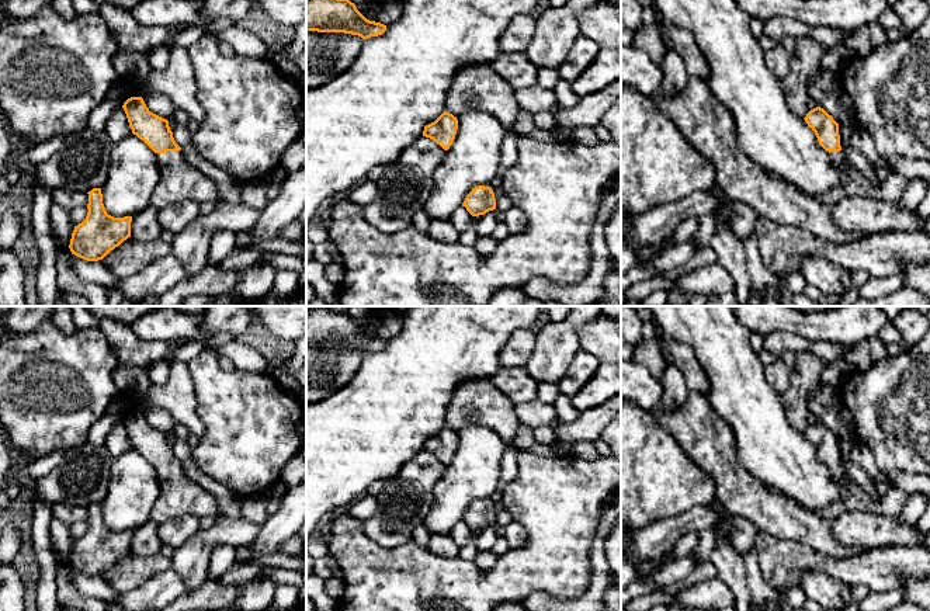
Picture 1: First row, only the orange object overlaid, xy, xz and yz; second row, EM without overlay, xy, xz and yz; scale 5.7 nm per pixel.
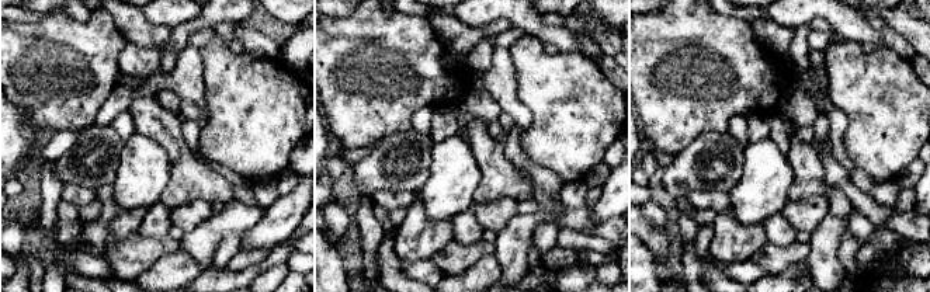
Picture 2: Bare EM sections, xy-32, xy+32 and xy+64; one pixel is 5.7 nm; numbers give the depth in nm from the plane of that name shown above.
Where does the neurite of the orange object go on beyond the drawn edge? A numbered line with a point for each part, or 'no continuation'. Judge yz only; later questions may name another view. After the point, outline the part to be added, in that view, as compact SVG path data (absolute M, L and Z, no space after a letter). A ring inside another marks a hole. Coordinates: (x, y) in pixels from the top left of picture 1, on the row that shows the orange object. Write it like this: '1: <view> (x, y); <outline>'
1: yz (892, 188); M841 150L830 152L829 156L833 164L844 173L844 183L837 188L832 188L827 192L819 194L816 201L820 204L833 206L841 198L849 195L861 195L888 202L899 202L902 199L909 183L908 178L891 173L886 180L882 180L878 185L872 185L860 171L849 164Z

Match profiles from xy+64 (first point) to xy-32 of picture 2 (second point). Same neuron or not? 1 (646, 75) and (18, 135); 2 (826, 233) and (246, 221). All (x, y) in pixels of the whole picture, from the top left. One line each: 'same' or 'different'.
1: different
2: same

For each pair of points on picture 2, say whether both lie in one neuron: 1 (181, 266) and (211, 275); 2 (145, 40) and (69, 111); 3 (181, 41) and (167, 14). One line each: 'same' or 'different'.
1: different
2: different
3: different

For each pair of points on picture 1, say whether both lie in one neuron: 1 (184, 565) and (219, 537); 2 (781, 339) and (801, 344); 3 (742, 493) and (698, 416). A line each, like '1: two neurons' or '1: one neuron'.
1: one neuron
2: one neuron
3: one neuron

